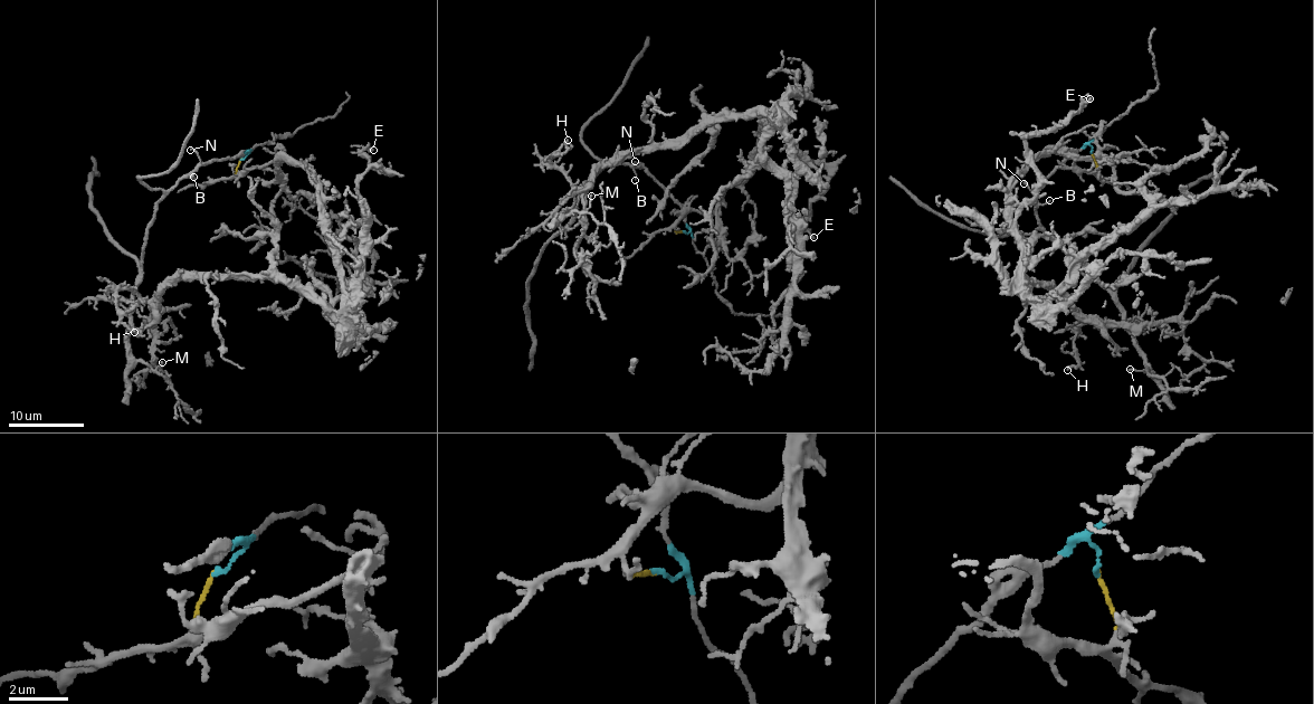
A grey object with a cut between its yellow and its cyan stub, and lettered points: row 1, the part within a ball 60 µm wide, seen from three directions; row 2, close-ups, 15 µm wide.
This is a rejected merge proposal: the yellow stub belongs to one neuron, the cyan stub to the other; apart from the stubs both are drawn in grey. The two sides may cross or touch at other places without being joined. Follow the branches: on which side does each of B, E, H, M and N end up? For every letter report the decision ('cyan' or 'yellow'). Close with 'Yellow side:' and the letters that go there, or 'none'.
B: cyan
E: yellow
H: yellow
M: cyan
N: cyan
Yellow side: E, H

